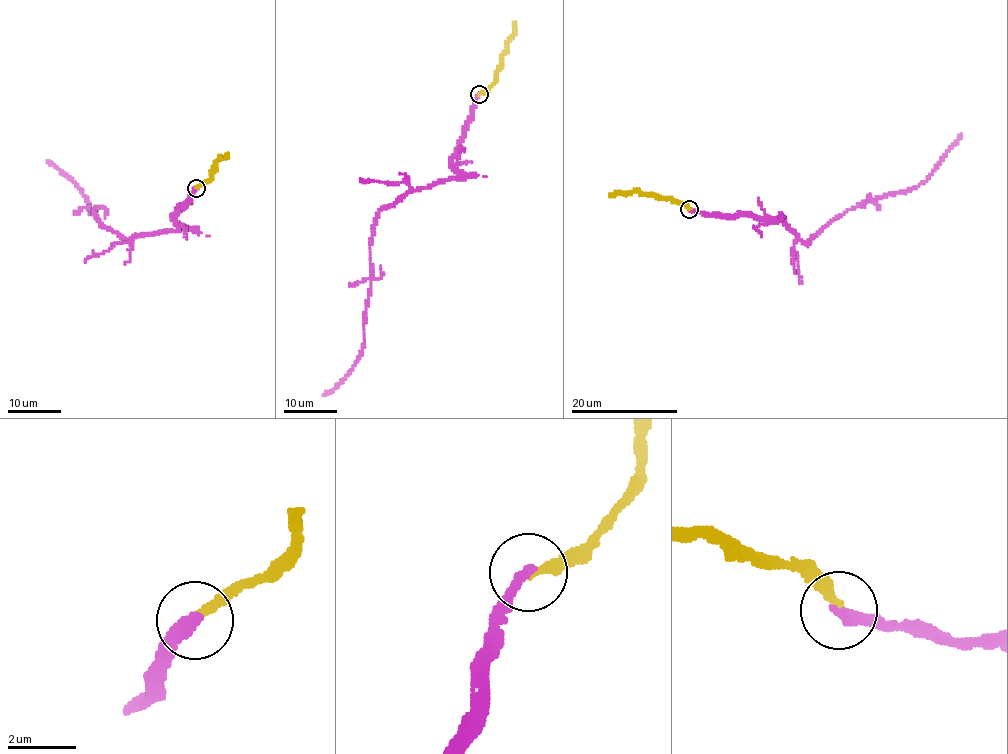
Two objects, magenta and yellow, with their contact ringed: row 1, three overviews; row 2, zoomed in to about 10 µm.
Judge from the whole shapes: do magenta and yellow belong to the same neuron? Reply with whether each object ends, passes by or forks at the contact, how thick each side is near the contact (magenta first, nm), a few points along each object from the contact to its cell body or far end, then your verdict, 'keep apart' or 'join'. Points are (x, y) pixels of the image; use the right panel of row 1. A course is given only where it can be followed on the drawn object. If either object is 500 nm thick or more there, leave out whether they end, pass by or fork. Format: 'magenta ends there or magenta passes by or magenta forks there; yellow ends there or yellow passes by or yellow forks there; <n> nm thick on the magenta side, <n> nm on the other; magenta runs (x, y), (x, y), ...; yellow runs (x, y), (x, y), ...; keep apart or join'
magenta ends there; yellow ends there; 360 nm thick on the magenta side, 240 nm on the other; magenta runs (689, 210), (720, 216), (754, 214), (782, 218), (798, 239), (807, 242), (848, 209), (912, 189), (960, 135); yellow runs (689, 209), (671, 199), (659, 199), (636, 190), (610, 195); keep apart

